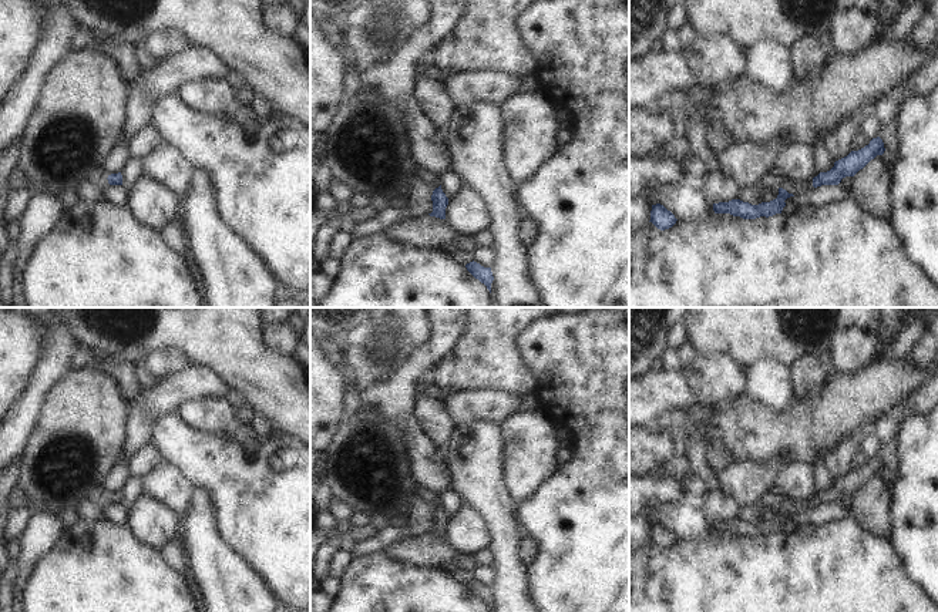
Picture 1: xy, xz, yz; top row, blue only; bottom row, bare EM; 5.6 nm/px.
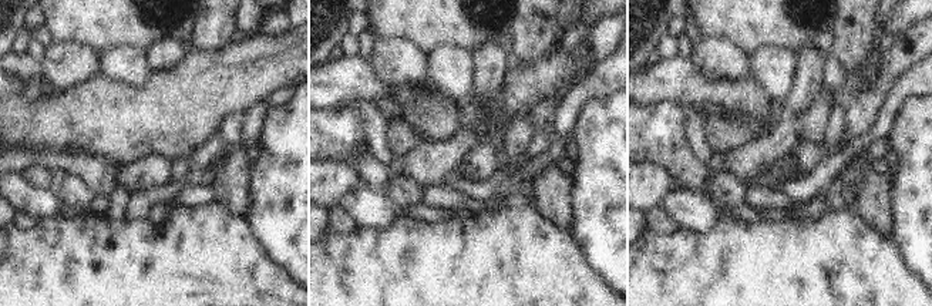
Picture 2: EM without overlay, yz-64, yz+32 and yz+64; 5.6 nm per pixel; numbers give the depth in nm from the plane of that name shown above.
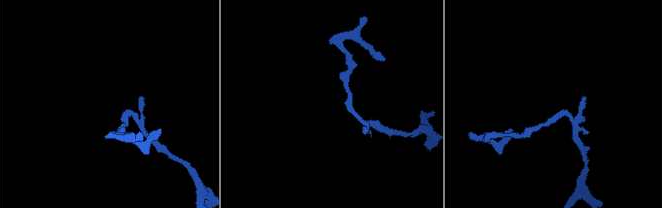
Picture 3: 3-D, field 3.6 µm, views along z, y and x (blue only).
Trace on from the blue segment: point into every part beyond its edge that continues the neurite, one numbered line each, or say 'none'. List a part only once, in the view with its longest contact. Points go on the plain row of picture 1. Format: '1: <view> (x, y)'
none

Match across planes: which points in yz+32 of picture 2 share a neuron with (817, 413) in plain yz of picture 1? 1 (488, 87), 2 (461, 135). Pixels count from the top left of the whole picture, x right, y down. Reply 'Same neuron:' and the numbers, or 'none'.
Same neuron: none

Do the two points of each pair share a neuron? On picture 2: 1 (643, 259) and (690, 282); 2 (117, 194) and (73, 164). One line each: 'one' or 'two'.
1: one
2: two

